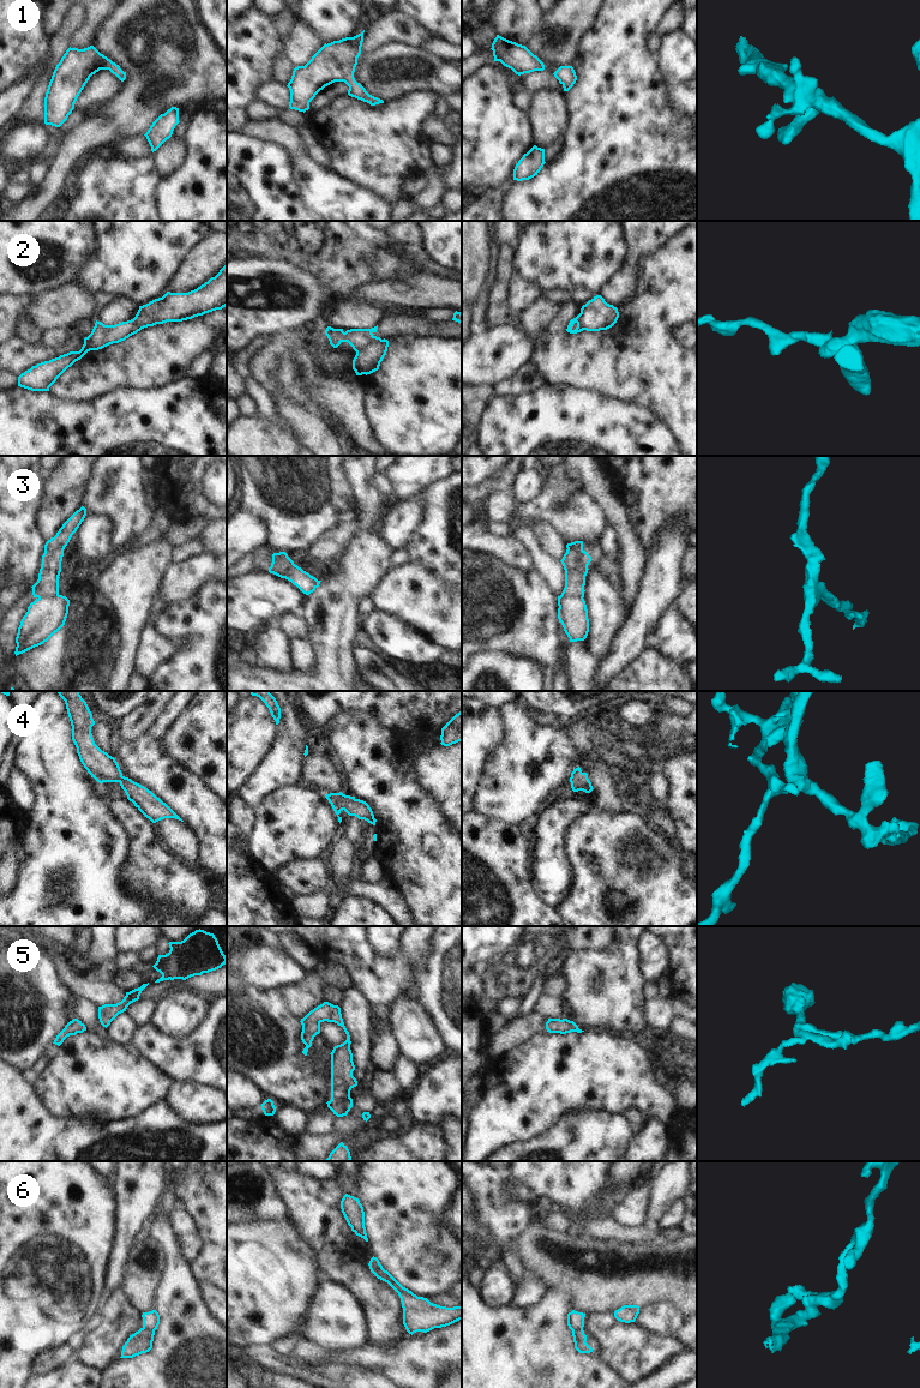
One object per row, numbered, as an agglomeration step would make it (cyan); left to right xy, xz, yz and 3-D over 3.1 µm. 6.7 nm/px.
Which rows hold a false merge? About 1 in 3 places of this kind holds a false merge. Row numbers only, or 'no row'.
2, 3, 6

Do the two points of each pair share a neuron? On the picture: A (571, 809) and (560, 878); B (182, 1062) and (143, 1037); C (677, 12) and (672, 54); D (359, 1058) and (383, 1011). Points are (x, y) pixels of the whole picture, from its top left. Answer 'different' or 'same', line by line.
A: same
B: same
C: different
D: different

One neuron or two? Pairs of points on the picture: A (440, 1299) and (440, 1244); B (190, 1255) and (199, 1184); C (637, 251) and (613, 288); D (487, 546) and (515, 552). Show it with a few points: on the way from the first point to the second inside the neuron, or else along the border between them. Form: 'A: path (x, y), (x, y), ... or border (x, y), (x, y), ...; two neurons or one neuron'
A: border (444, 1293), (437, 1293), (427, 1298); two neurons
B: border (184, 1208), (197, 1229), (202, 1242), (200, 1251); two neurons
C: path (635, 260), (631, 270), (623, 278); one neuron
D: path (494, 546), (507, 551); one neuron

